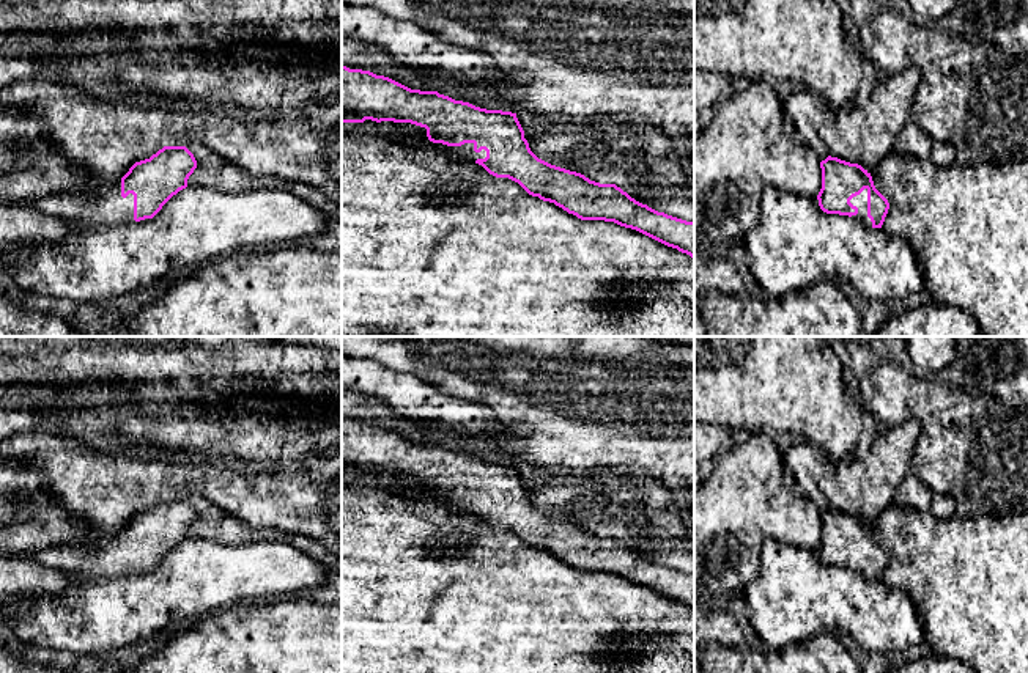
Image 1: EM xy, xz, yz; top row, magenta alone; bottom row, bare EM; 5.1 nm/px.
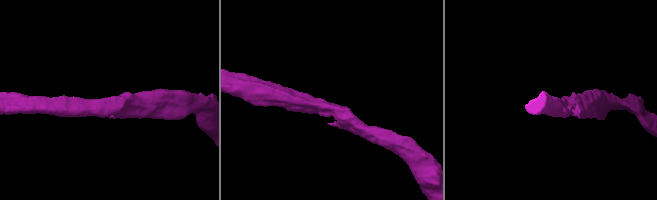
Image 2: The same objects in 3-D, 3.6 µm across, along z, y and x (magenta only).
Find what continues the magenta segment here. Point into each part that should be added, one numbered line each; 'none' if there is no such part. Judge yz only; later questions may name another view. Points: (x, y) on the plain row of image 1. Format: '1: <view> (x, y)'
1: yz (860, 554)

